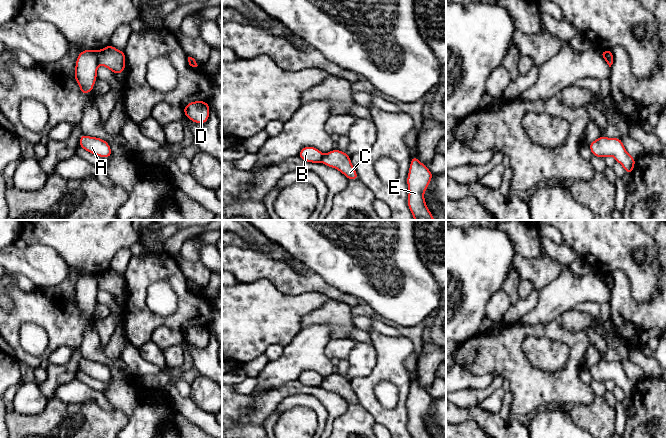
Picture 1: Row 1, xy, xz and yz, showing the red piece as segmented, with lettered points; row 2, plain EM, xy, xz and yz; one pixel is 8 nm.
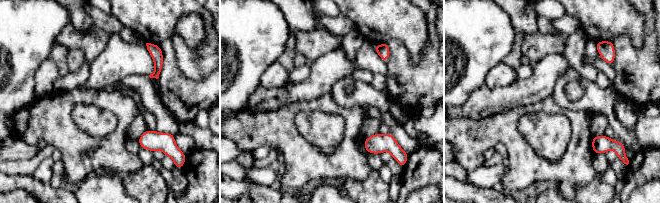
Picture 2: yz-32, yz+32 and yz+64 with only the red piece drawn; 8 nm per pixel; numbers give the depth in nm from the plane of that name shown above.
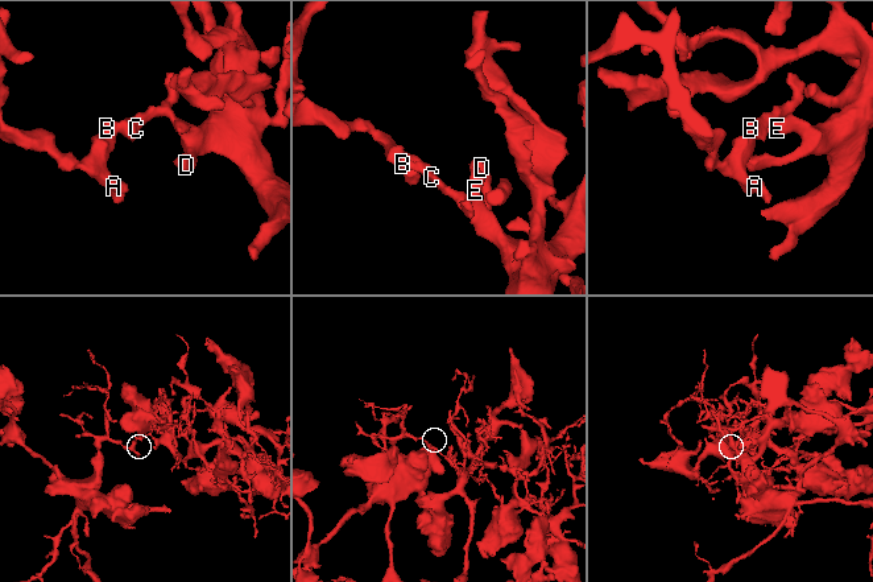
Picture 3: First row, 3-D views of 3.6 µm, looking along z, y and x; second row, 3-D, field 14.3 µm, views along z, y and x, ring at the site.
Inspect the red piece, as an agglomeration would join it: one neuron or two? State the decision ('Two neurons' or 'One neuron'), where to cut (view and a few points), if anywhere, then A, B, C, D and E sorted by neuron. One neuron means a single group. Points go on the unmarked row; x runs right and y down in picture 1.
Two neurons. Split along xy (96, 275), (99, 287). Groups: A B / C D E

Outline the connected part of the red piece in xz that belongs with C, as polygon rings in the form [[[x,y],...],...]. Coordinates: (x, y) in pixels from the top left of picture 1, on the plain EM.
[[[332,373],[329,377],[323,379],[321,386],[326,390],[339,394],[349,404],[358,404],[357,396],[346,376]]]

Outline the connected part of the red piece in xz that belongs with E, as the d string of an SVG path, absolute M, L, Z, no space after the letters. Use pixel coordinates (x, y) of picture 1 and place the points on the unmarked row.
M412 380L407 400L409 414L407 429L412 438L431 438L424 423L424 416L432 402L433 398L428 391L421 387L416 380Z

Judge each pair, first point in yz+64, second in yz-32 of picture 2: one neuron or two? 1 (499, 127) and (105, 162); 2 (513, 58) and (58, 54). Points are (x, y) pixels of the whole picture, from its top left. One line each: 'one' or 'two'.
1: one
2: one

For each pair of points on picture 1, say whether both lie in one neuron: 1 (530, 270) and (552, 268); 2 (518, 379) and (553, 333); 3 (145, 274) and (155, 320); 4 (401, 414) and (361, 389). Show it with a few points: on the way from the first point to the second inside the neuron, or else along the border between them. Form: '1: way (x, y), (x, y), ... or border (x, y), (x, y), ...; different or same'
1: way (535, 270), (547, 269); same
2: way (516, 360), (516, 340), (525, 331), (534, 331); same
3: way (139, 286), (139, 306), (143, 310); same
4: way (390, 414), (383, 414), (369, 400); same

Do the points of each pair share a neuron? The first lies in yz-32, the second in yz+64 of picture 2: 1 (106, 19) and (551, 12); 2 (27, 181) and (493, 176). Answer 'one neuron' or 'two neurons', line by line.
1: two neurons
2: two neurons

